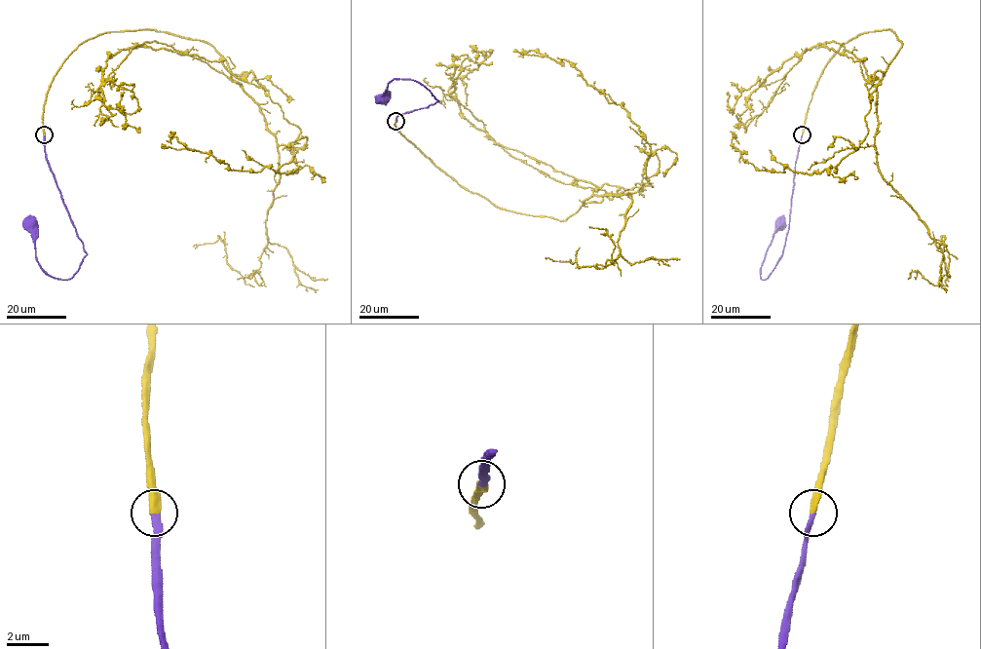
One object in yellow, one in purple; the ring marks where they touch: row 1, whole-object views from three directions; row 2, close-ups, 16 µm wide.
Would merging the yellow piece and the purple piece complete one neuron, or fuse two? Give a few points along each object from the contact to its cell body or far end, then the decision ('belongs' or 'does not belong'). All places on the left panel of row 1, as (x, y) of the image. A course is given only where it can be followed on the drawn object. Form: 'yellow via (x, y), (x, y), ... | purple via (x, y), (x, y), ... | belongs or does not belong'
yellow via (44, 134), (46, 93), (85, 41), (163, 31), (209, 44), (298, 167), (237, 171), (173, 136), (166, 140) | purple via (44, 134), (47, 163), (87, 253), (70, 279), (55, 279), (42, 268), (36, 256), (34, 235), (30, 224) | belongs

